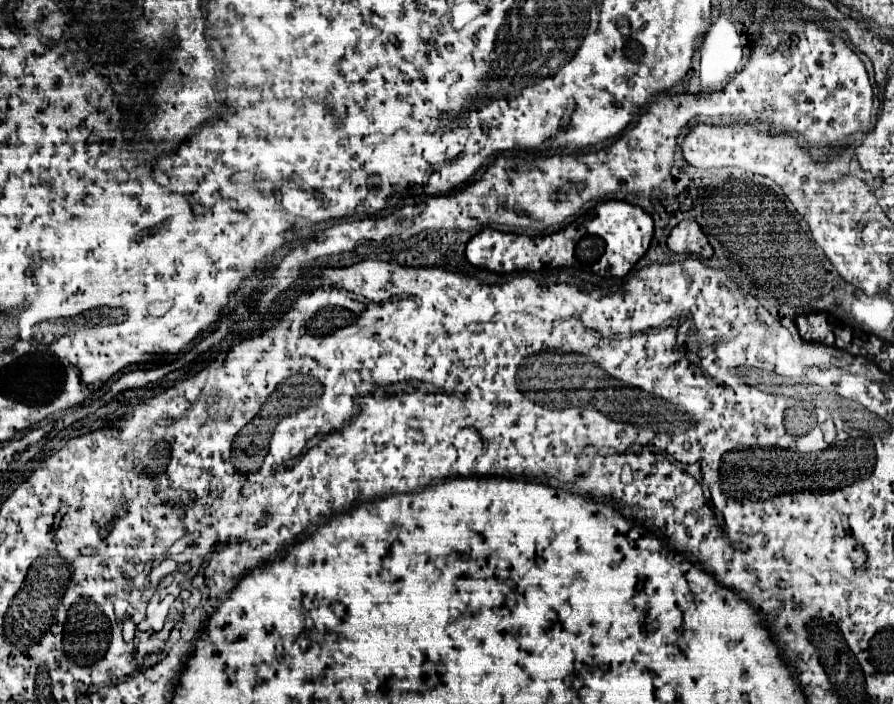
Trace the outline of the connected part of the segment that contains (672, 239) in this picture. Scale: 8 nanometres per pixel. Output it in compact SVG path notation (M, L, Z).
M680 222L668 236L668 248L676 254L696 254L700 258L710 258L714 252L696 222Z

